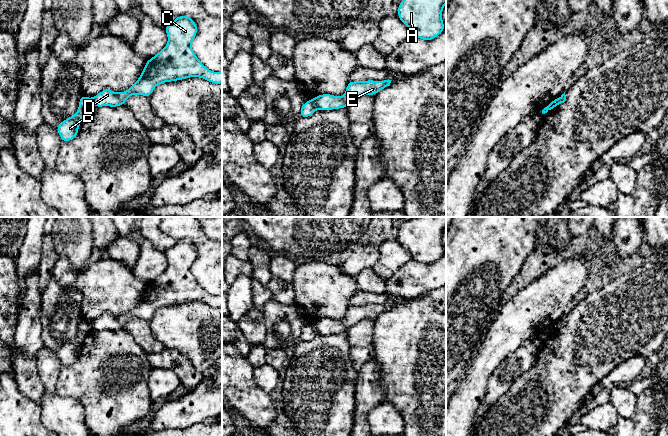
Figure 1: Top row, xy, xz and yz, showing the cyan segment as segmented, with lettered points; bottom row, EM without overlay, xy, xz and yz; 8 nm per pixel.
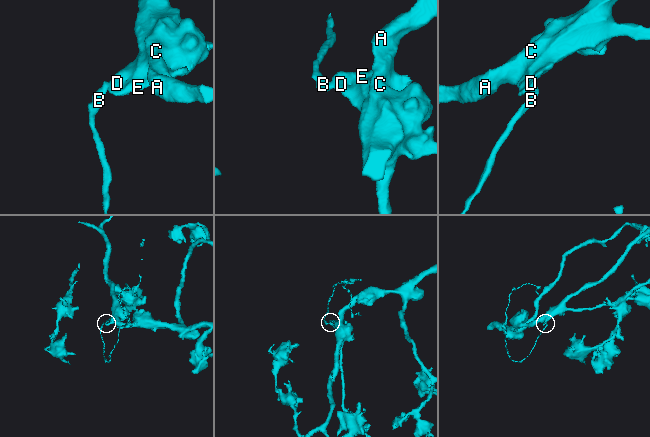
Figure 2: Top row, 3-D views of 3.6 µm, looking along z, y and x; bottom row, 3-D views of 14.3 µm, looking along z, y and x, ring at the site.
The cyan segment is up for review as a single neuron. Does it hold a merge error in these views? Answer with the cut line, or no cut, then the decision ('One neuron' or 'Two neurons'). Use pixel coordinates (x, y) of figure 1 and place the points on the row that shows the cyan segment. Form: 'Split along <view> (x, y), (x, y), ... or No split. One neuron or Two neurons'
Split along xz (312, 99), (317, 107). Two neurons

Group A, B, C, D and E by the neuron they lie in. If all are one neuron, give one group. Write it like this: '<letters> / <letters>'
A C D E / B

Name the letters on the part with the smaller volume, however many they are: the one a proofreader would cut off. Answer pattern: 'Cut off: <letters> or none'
Cut off: B

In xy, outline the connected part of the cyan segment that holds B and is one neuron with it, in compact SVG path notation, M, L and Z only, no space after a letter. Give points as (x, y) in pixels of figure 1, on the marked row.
M82 95L79 100L79 108L76 114L65 119L56 127L62 142L71 141L77 136L80 122L91 106L91 99Z

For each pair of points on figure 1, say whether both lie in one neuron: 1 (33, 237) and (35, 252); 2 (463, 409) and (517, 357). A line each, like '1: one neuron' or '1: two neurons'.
1: one neuron
2: two neurons

